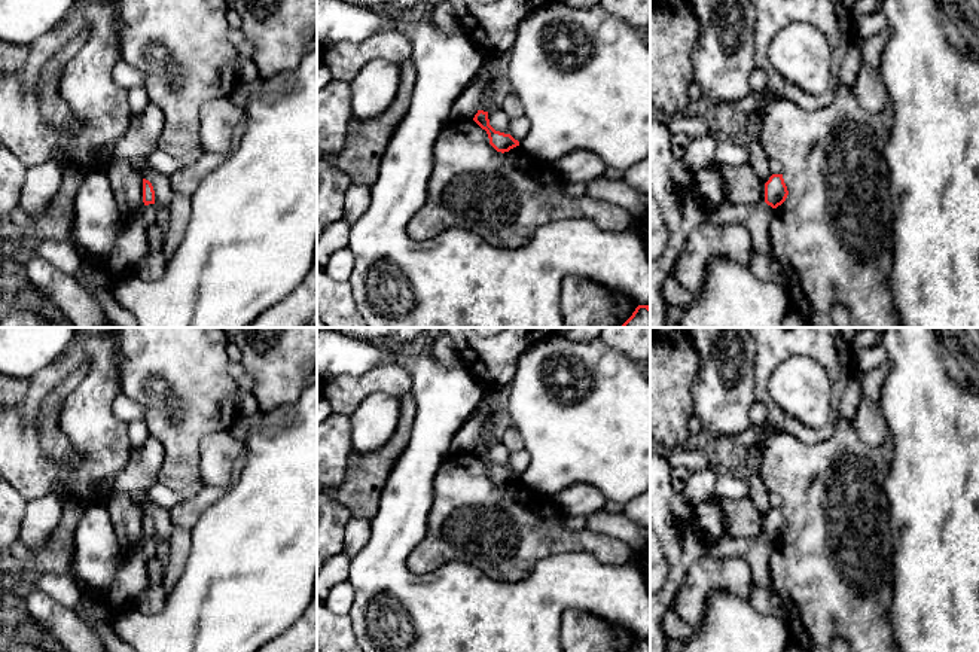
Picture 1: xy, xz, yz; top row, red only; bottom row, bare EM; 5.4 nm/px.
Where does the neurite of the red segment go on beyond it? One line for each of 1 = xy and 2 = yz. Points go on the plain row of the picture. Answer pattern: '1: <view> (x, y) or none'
1: none
2: none

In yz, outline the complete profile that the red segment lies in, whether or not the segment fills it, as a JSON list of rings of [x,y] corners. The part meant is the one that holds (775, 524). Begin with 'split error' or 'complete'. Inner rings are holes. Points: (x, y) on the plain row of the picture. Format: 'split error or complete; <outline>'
complete; [[[772,508],[765,517],[765,536],[772,542],[781,539],[789,528],[783,508]]]

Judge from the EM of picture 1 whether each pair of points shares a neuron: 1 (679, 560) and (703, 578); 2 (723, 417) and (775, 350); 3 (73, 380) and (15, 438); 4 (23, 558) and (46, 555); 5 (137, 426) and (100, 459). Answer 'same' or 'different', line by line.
1: different
2: different
3: different
4: same
5: different

